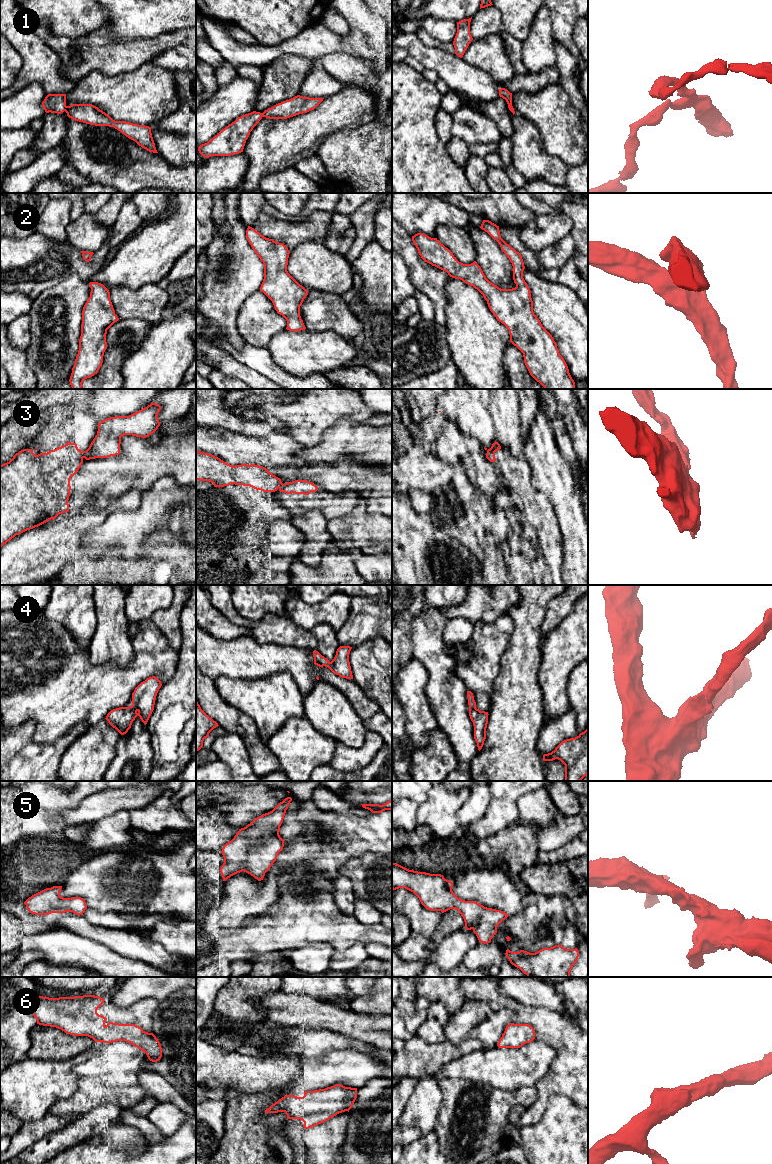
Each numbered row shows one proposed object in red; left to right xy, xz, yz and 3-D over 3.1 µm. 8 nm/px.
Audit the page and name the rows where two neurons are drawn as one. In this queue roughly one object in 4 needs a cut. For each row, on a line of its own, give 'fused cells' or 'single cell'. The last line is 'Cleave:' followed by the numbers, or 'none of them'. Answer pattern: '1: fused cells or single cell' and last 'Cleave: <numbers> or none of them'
1: fused cells
2: single cell
3: fused cells
4: single cell
5: single cell
6: single cell
Cleave: 1, 3

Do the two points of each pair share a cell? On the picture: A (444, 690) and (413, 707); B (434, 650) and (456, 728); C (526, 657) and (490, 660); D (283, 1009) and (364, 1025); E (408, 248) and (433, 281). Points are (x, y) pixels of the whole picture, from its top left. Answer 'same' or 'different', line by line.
A: different
B: same
C: different
D: same
E: same

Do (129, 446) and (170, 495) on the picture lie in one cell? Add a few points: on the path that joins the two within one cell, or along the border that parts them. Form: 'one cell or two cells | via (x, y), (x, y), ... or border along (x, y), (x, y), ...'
two cells | border along (180, 483), (171, 476), (162, 476), (142, 492)

